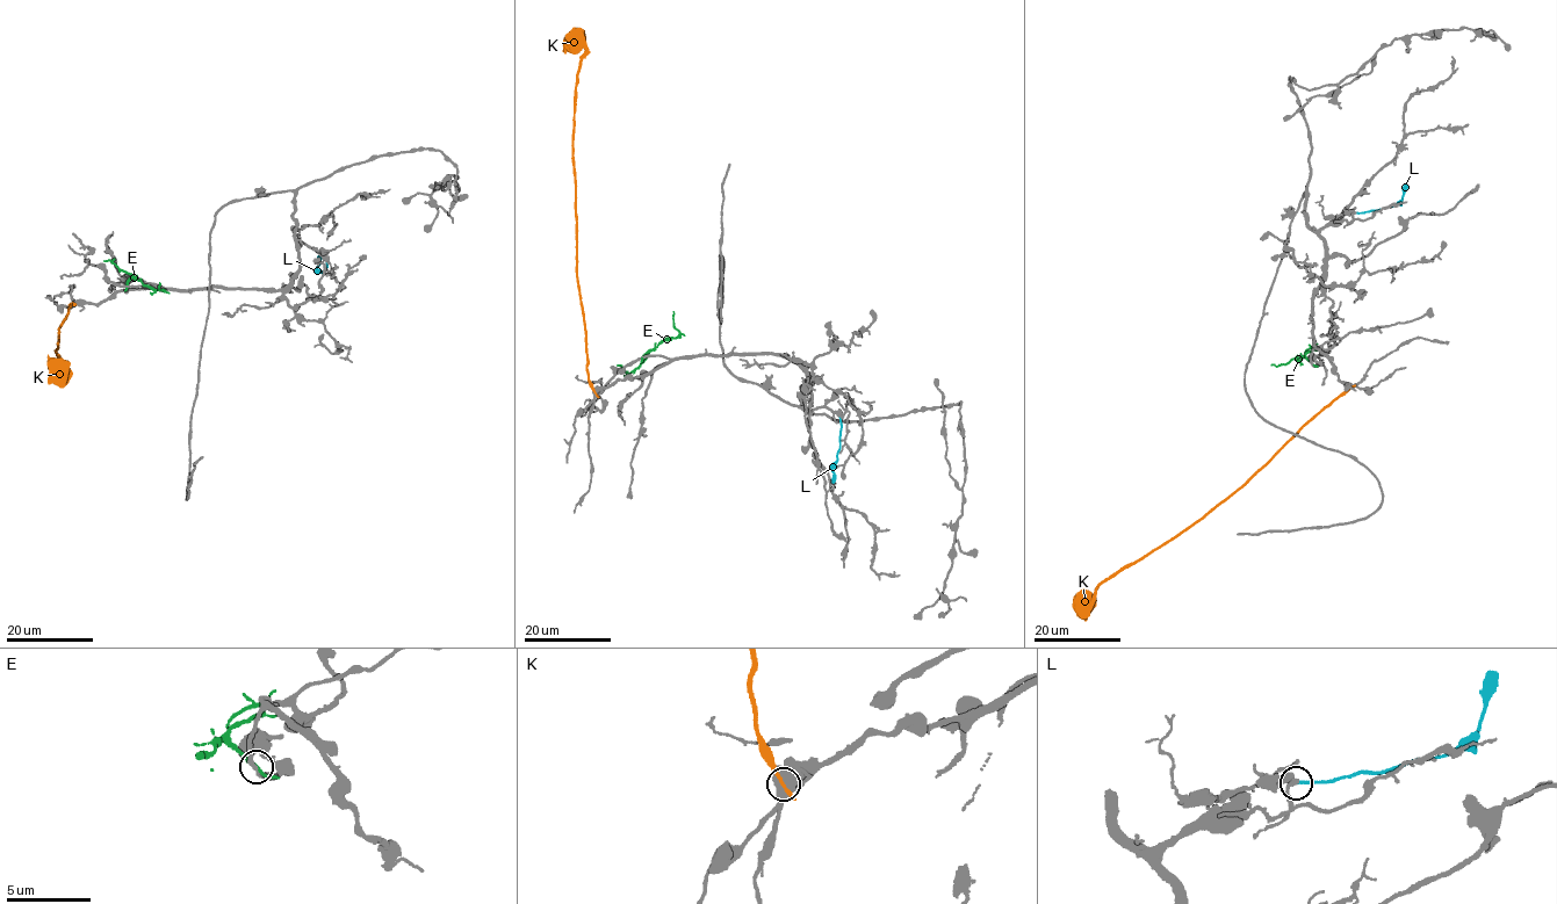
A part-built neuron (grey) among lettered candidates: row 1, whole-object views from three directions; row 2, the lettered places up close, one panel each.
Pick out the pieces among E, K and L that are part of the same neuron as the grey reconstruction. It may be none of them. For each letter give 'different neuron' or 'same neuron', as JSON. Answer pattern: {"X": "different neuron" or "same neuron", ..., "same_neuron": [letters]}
{"E": "different neuron", "K": "different neuron", "L": "different neuron", "same_neuron": []}

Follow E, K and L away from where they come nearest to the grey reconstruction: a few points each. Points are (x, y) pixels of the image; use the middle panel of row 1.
E: (642, 358), (679, 333), (674, 323), (674, 312)
K: (596, 393), (586, 368), (586, 332), (576, 272), (572, 147), (575, 82), (585, 50), (578, 46), (563, 51)
L: (840, 418), (837, 456), (831, 469), (834, 483)

